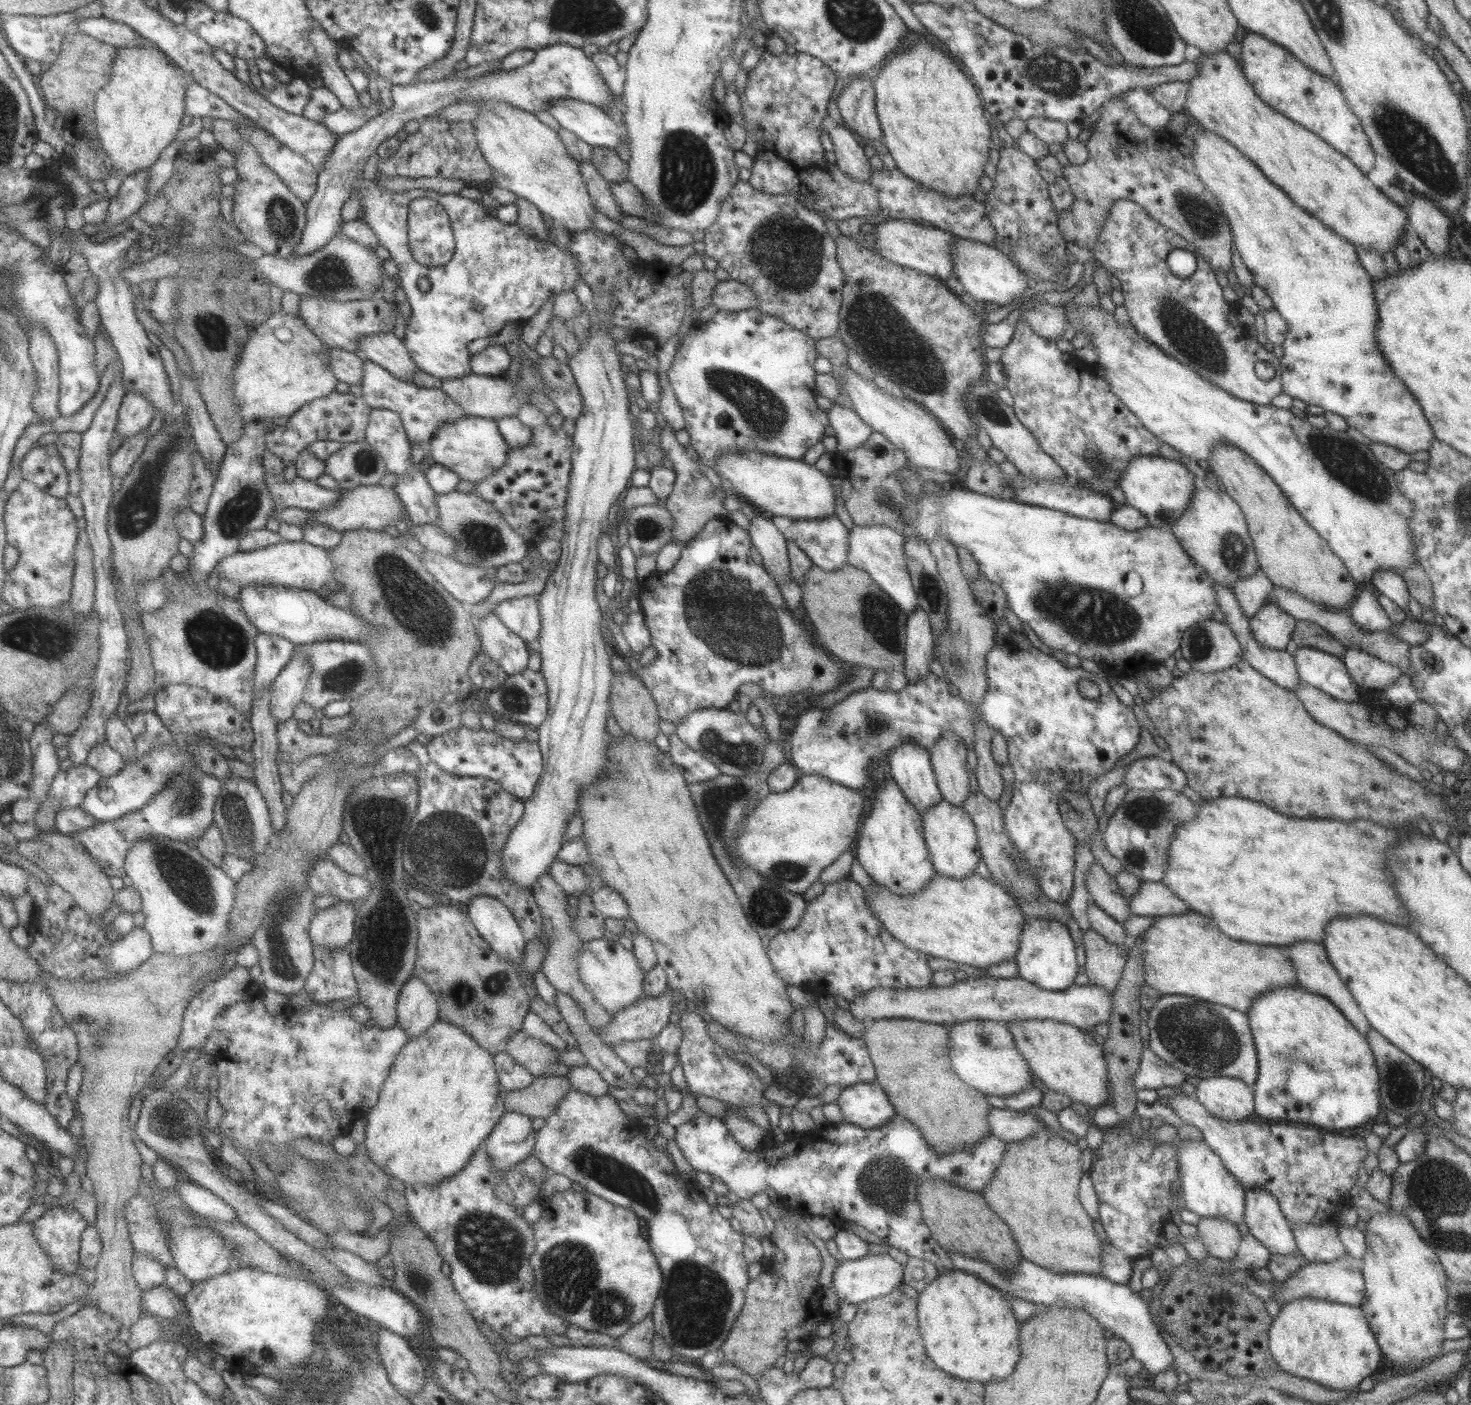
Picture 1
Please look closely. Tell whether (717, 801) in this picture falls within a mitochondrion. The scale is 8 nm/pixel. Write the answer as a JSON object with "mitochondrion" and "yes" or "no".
{"mitochondrion":"yes"}

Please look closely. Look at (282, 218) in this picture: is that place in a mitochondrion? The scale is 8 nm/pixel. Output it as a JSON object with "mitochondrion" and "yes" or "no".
{"mitochondrion":"yes"}

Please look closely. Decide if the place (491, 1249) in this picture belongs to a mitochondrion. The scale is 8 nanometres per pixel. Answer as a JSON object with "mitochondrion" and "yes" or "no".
{"mitochondrion":"yes"}

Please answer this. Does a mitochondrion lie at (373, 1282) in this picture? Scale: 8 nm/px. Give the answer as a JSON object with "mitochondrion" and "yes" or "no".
{"mitochondrion":"no"}

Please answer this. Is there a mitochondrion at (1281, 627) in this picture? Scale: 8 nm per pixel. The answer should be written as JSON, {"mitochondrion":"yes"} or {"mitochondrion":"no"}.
{"mitochondrion":"no"}

